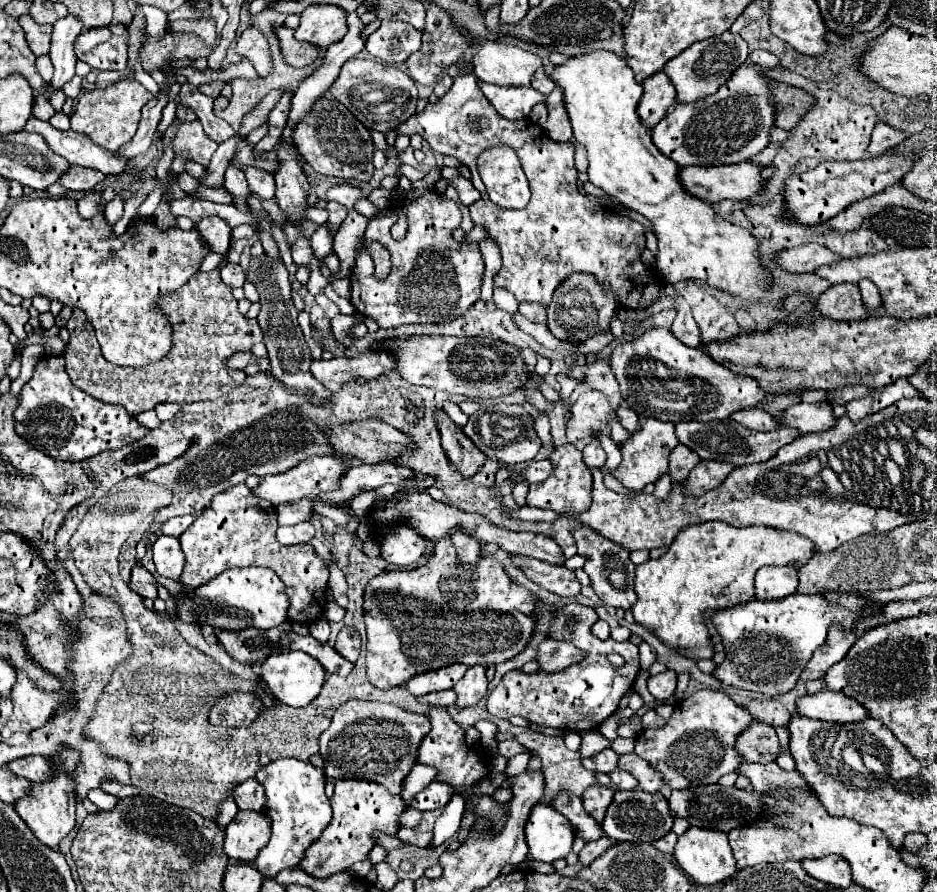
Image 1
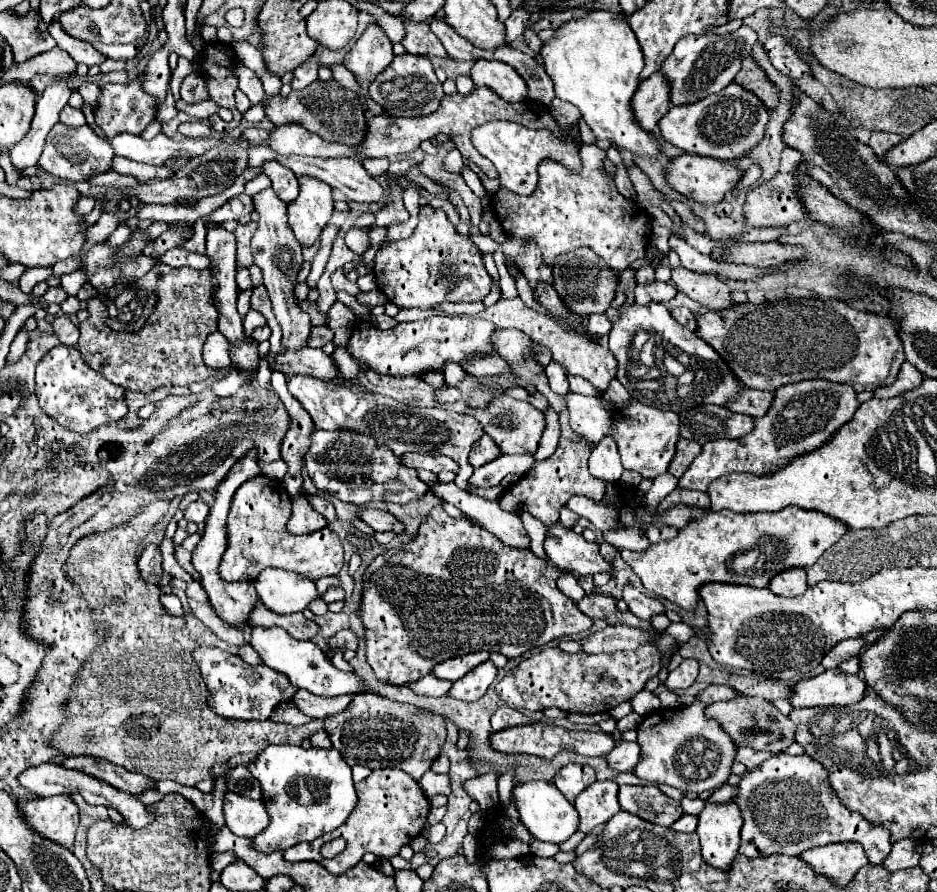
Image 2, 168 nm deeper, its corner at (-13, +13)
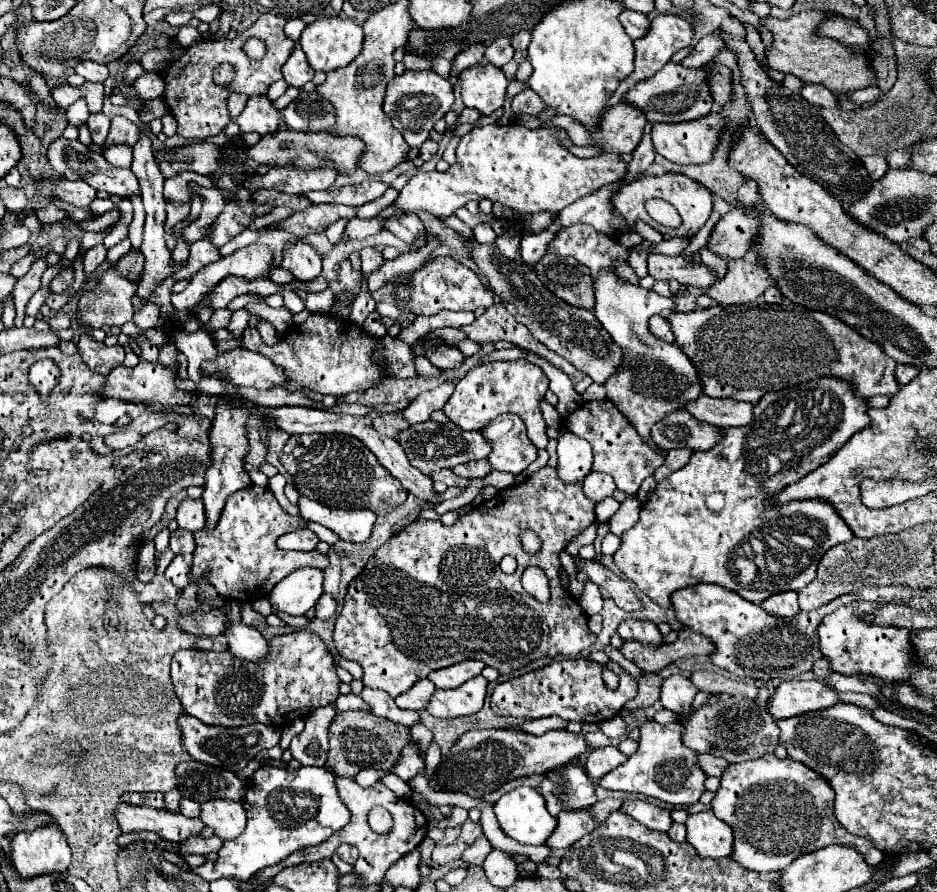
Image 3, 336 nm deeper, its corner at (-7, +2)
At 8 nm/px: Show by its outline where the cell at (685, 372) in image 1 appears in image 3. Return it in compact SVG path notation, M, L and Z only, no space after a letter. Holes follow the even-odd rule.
M600 273L598 279L594 279L594 291L594 315L610 333L614 343L624 351L616 375L612 375L608 383L604 383L608 399L628 417L628 421L644 439L650 439L650 429L658 423L660 417L670 415L676 409L684 409L686 403L696 401L702 395L698 371L684 355L684 351L680 351L680 347L674 347L674 343L656 339L656 335L648 331L650 317L660 311L670 311L674 301L670 297L642 289L640 285L622 283L618 275L612 273Z

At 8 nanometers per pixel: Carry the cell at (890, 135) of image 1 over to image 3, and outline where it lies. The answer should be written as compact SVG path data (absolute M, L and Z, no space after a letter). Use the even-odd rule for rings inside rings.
M870 155L870 157L862 157L864 167L868 169L872 179L880 179L886 171L888 171L888 161L884 155Z

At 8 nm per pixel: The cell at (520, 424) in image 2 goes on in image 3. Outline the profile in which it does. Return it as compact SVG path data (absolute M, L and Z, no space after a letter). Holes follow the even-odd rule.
M498 415L488 427L484 427L482 435L492 443L488 461L496 471L518 475L536 459L538 449L528 439L524 421L518 415Z

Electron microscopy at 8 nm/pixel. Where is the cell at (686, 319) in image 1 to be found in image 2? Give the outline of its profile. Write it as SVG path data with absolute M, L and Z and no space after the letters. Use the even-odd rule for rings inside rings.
M674 308L674 310L670 310L670 314L672 314L672 318L674 318L678 324L682 324L684 328L688 328L688 330L696 330L694 312L690 312L688 308Z

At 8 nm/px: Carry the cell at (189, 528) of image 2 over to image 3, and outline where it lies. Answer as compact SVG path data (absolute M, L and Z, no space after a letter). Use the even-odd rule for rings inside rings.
M176 529L170 537L170 549L174 553L180 553L180 555L190 555L196 547L196 541L194 541L194 535L184 531L184 529Z

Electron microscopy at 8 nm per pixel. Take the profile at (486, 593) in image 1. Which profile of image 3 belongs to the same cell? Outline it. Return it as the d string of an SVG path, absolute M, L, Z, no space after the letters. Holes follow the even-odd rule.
M542 467L526 481L506 487L504 491L498 491L496 497L480 503L470 515L464 517L464 523L456 521L446 527L440 521L422 519L408 525L402 533L394 535L388 543L376 549L364 571L350 583L344 609L334 627L334 641L340 655L362 665L366 687L382 689L390 697L406 693L416 681L428 677L432 671L466 659L478 659L500 673L512 673L528 661L544 655L578 655L594 643L596 635L588 629L588 615L558 581L558 553L574 535L596 519L594 505L596 503L584 495L582 483L568 485L560 481L556 467ZM522 531L534 531L540 537L542 547L538 553L524 551L520 543ZM504 555L512 555L518 561L512 575L506 575L500 569L500 560ZM528 565L544 569L550 579L548 603L536 601L522 589L520 575Z

